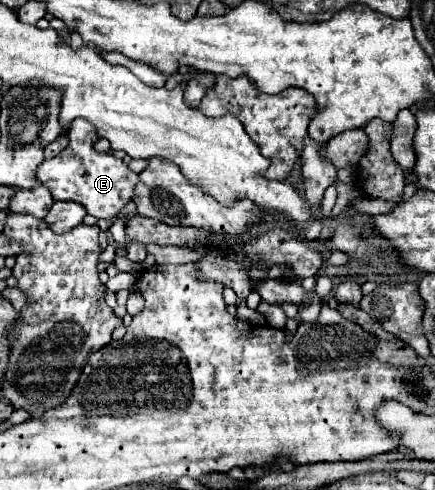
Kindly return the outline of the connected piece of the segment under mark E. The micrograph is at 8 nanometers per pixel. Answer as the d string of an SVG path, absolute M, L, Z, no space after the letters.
M73 120L73 136L69 140L69 146L61 152L61 156L55 156L51 160L43 160L37 168L37 180L47 186L53 194L55 200L73 200L73 202L79 202L87 208L87 212L95 218L111 218L115 216L129 200L131 200L131 192L135 188L135 180L137 180L137 174L131 172L127 168L127 164L119 158L115 158L113 154L101 154L101 152L95 152L93 150L93 142L97 140L99 136L95 136L95 128L91 128L91 124L87 124L87 120Z

